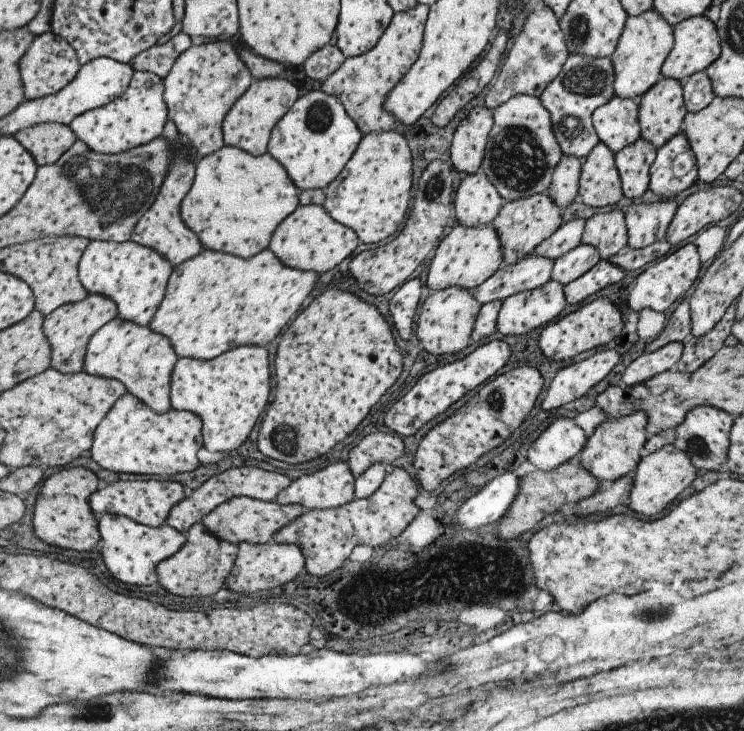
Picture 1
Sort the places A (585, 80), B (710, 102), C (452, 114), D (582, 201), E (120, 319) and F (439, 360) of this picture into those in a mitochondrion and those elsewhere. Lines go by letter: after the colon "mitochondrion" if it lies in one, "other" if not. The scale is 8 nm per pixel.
A: mitochondrion
B: other
C: other
D: other
E: other
F: other

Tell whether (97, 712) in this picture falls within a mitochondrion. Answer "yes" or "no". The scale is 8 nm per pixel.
yes

